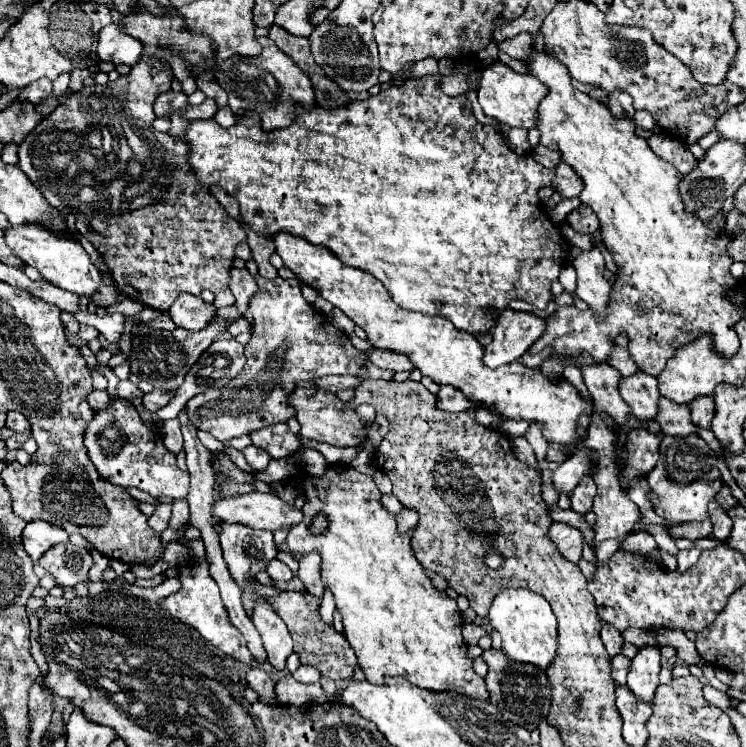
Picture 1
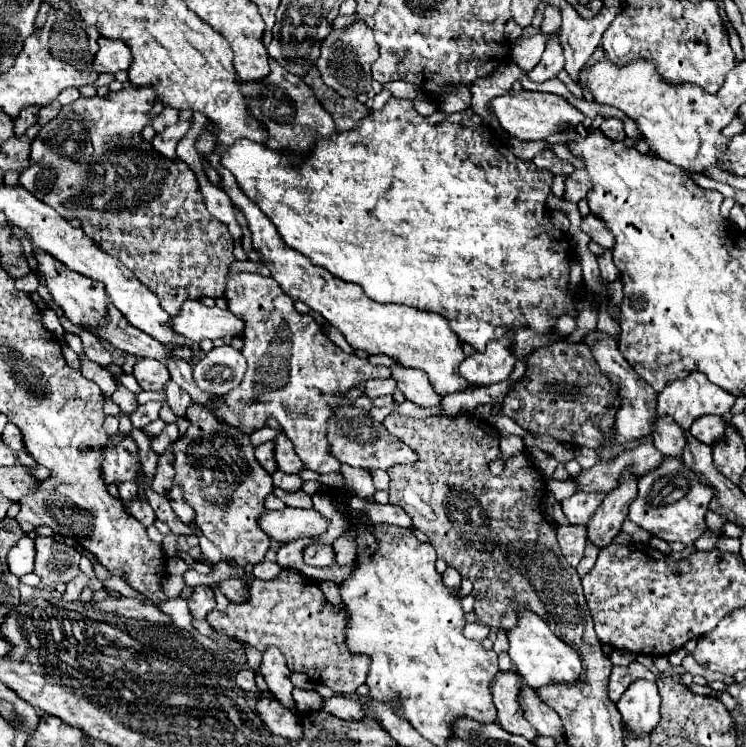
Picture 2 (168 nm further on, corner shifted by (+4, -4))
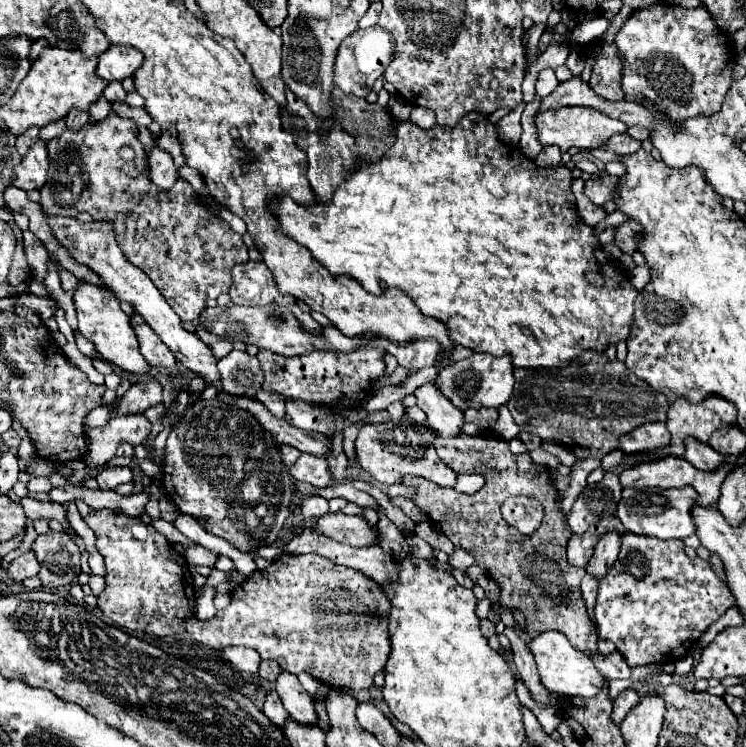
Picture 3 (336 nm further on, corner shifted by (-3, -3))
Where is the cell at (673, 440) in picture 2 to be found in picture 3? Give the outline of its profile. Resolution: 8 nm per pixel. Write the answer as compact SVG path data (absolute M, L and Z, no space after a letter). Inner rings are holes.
M685 439L685 447L691 457L685 457L693 467L701 471L715 471L723 463L723 455L717 453L711 445L701 443L697 439Z

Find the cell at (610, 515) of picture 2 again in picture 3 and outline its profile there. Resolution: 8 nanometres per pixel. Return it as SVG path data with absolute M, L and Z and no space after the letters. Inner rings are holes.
M613 529L613 531L603 533L597 547L595 547L591 561L587 563L587 573L601 579L607 573L607 569L615 563L619 547L621 547L621 533L619 531Z

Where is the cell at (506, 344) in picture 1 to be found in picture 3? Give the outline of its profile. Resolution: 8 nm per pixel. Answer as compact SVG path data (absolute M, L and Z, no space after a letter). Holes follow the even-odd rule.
M473 353L471 357L457 361L453 367L439 371L435 387L453 401L461 411L469 407L499 407L509 401L513 393L513 363L509 355L493 357L487 353Z

